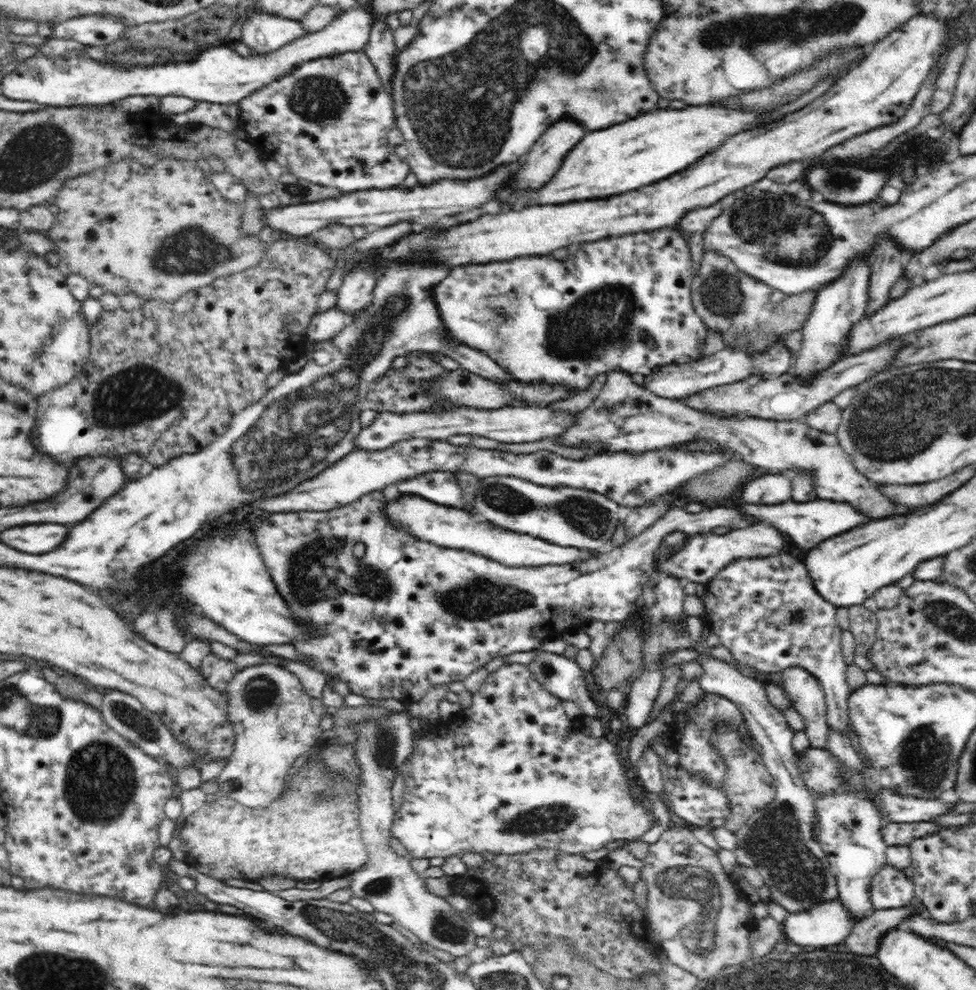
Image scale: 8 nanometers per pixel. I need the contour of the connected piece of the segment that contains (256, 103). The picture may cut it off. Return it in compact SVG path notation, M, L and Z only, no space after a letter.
M348 51L331 57L322 57L302 63L299 67L292 69L280 78L274 79L252 94L245 96L237 102L239 106L239 126L247 133L250 143L256 145L262 155L276 161L282 167L284 173L291 173L297 178L308 180L313 184L337 188L342 192L354 192L364 189L387 189L392 187L400 187L406 176L410 174L409 164L401 160L395 154L395 148L388 143L388 131L394 127L395 112L393 107L393 98L388 89L382 85L382 79L376 73L376 67L372 65L372 61L368 58L365 51Z

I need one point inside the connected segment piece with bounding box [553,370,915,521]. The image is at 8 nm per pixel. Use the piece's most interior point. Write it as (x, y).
(624, 417)

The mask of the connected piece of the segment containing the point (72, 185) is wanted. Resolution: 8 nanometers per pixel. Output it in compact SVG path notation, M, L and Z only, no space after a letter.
M173 157L164 158L148 168L133 159L122 160L93 171L88 175L72 177L60 186L58 194L54 196L54 203L58 207L58 214L56 214L55 221L51 224L47 234L56 243L56 250L60 260L67 264L72 274L80 274L89 281L90 285L102 286L104 292L114 293L119 297L126 293L136 293L138 297L144 297L146 301L158 299L164 302L174 302L190 289L210 286L218 278L224 278L224 276L230 276L233 273L257 265L267 246L271 243L260 241L257 235L250 237L240 235L238 228L241 225L242 215L238 212L236 203L226 200L222 196L222 193L210 181L209 175L202 172L196 162L174 159Z

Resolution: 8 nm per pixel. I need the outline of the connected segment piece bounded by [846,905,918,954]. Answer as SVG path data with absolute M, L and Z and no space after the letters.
M914 906L888 910L874 909L867 917L858 920L852 934L846 937L846 948L856 954L876 954L880 948L880 934L898 928L906 918L917 913Z

